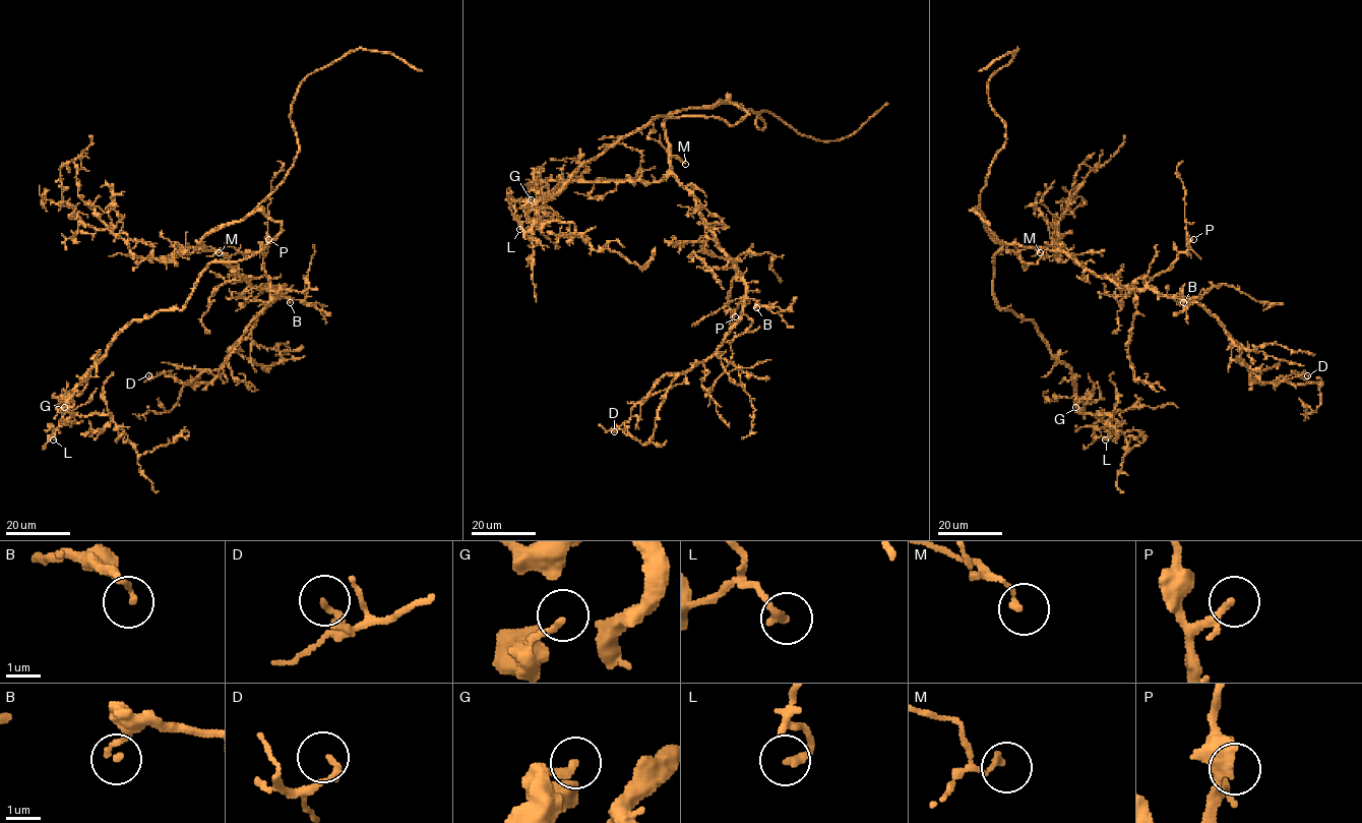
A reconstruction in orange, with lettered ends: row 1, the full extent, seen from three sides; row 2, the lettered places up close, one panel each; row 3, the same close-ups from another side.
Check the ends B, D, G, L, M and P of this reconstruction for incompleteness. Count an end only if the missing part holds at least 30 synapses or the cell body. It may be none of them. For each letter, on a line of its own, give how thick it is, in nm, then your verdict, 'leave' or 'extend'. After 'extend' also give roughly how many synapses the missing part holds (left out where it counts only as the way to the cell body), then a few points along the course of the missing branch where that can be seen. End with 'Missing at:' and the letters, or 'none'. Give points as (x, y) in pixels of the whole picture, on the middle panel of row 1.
B: 150 nm thick; leave
D: 160 nm thick; leave
G: 150 nm thick; leave
L: 220 nm thick; leave
M: 150 nm thick; leave
P: 150 nm thick; leave
Missing at: none

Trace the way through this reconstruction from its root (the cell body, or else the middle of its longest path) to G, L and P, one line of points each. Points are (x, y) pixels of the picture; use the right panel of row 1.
G: (980, 214), (1001, 243), (996, 304), (1030, 319), (1069, 368), (1075, 407)
L: (980, 214), (1001, 243), (996, 304), (1035, 325), (1069, 368), (1075, 405), (1108, 425), (1105, 439)
P: (980, 214), (999, 243), (1064, 251), (1098, 276), (1139, 289), (1185, 252), (1193, 239)

